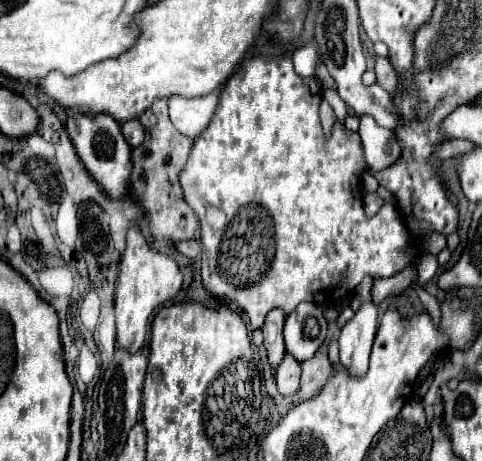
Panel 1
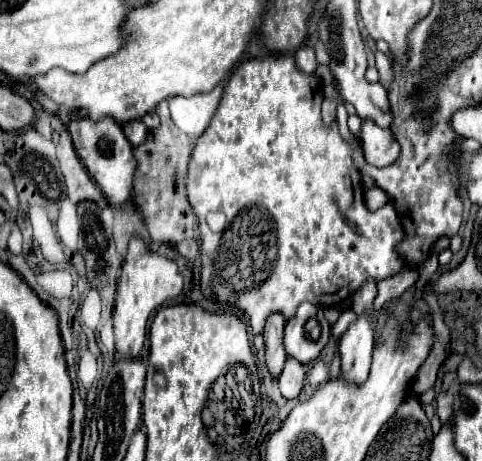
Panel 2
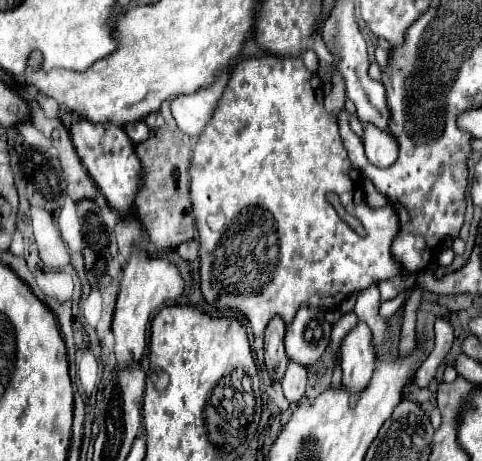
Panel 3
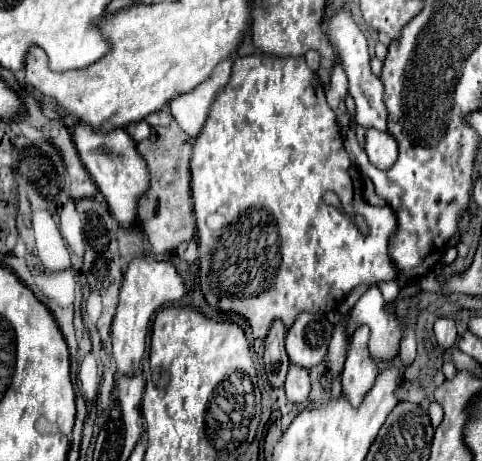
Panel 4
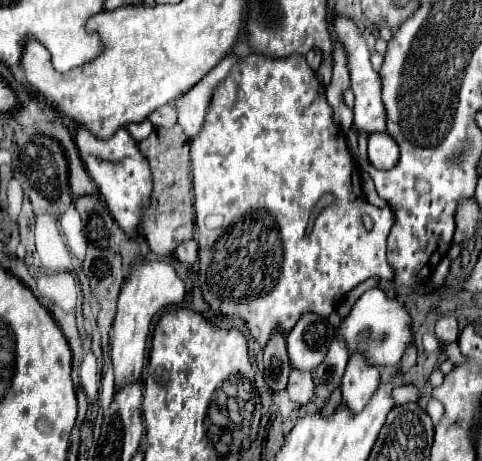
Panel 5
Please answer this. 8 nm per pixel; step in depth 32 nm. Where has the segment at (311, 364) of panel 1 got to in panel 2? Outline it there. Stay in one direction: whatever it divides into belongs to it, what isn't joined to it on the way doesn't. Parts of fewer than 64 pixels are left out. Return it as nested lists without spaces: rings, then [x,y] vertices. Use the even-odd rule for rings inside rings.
[[[316,360],[314,362],[310,362],[310,364],[306,364],[308,368],[306,368],[306,376],[304,376],[304,390],[302,390],[302,396],[306,394],[306,386],[310,388],[310,390],[318,390],[324,382],[326,382],[326,378],[328,378],[328,364],[316,364]]]

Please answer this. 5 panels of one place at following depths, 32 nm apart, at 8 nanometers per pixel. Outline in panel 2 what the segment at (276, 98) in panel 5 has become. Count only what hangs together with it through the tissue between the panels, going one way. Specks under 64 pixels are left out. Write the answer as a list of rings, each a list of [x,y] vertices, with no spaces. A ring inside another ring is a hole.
[[[268,54],[268,56],[260,56],[260,58],[242,60],[224,86],[222,100],[218,104],[216,114],[212,116],[210,126],[196,140],[196,146],[190,154],[184,182],[186,182],[188,202],[200,224],[202,290],[208,298],[214,298],[220,304],[234,304],[244,314],[248,314],[254,334],[262,332],[264,322],[272,312],[282,312],[284,318],[288,320],[288,316],[292,316],[292,312],[296,312],[300,302],[312,302],[316,306],[338,306],[348,296],[352,296],[366,278],[384,280],[384,278],[398,274],[406,266],[406,260],[398,254],[398,244],[406,236],[402,222],[398,220],[398,214],[394,214],[394,218],[386,218],[382,212],[370,214],[366,210],[366,206],[362,202],[362,190],[360,190],[362,182],[358,178],[358,166],[352,158],[356,148],[354,148],[354,144],[350,144],[342,138],[337,121],[332,122],[330,128],[326,128],[322,124],[322,116],[320,116],[322,100],[324,100],[324,96],[322,96],[318,78],[306,76],[300,70],[296,70],[292,54],[274,54],[274,56]]]

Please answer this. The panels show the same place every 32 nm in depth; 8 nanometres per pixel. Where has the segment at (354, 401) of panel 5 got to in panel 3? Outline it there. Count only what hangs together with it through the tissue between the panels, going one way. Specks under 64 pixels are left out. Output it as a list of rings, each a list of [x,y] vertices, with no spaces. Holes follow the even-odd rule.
[[[358,322],[342,340],[340,346],[340,366],[342,366],[342,384],[352,392],[364,390],[372,376],[374,348],[372,348],[372,330],[366,322]]]

